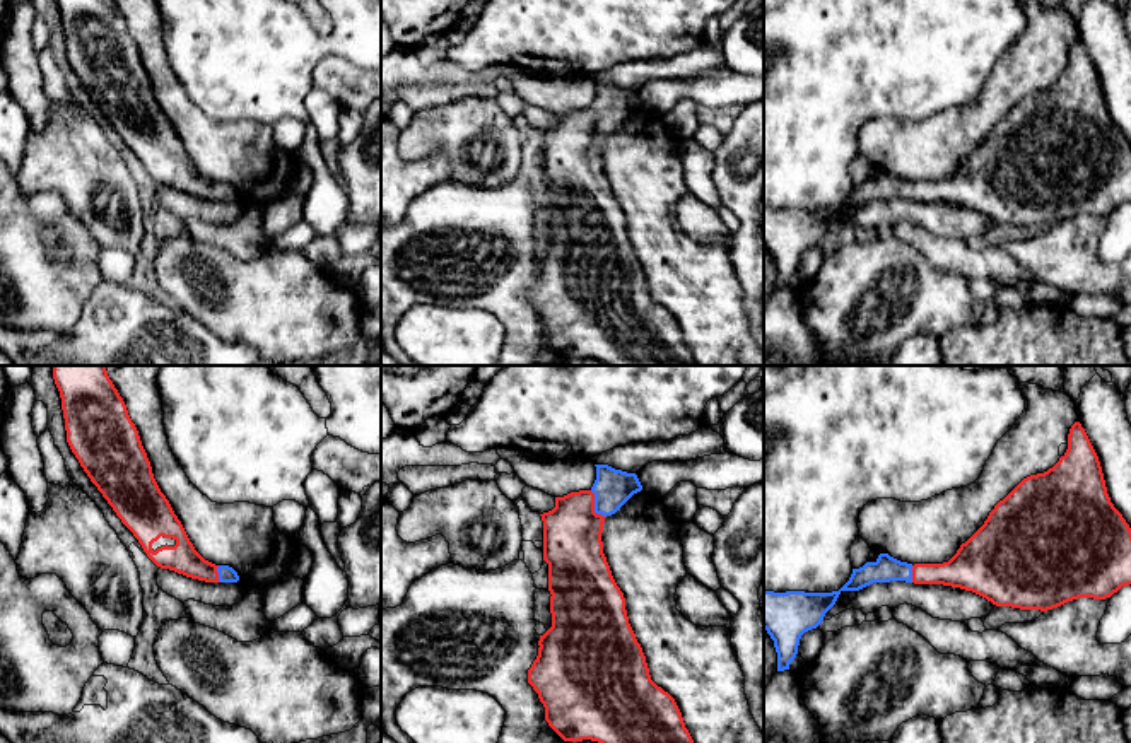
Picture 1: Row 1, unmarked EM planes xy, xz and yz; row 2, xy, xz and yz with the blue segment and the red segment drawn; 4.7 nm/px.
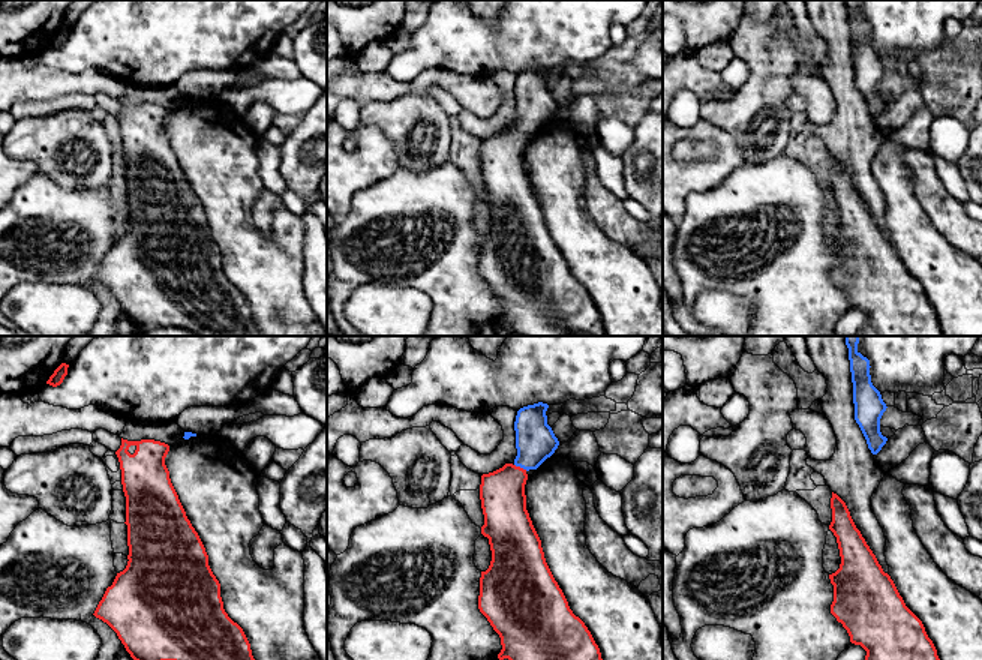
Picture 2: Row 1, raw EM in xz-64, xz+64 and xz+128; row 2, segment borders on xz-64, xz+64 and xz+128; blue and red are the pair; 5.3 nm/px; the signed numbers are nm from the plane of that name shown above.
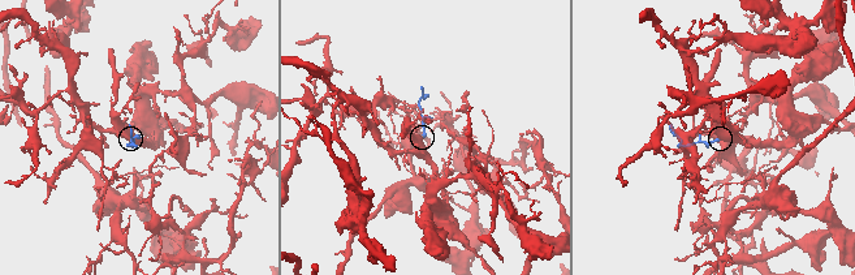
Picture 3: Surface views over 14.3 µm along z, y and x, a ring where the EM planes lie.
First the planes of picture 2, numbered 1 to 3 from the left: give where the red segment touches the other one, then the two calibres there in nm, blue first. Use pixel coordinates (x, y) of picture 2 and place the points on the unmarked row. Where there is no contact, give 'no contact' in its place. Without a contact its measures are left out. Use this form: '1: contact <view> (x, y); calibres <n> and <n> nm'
1: no contact
2: contact xz+64 (520, 131); calibres 220 and 240 nm
3: no contact

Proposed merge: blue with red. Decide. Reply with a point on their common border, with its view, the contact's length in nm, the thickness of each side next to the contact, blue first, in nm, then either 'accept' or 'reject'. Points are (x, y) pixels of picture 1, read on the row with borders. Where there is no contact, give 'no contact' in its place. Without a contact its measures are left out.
meets blue in xz at (595, 506); contact 150 nm long; 180 nm thick on the blue side, 280 nm on the other; accept

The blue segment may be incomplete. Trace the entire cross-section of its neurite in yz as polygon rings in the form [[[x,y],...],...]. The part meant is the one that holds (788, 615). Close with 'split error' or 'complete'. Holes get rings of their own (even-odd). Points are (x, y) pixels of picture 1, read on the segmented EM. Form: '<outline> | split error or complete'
[[[1080,422],[1068,434],[1068,449],[1059,461],[1044,473],[1023,478],[989,512],[984,524],[960,545],[957,553],[943,564],[907,564],[888,553],[880,553],[875,562],[853,569],[849,581],[832,593],[764,589],[764,629],[774,641],[777,652],[777,671],[789,670],[798,654],[800,639],[805,632],[817,629],[825,613],[835,605],[842,591],[859,591],[873,582],[905,581],[914,584],[943,584],[972,591],[996,606],[1047,611],[1078,598],[1105,600],[1122,586],[1131,584],[1131,528],[1114,507],[1107,494],[1099,456]]] | split error

